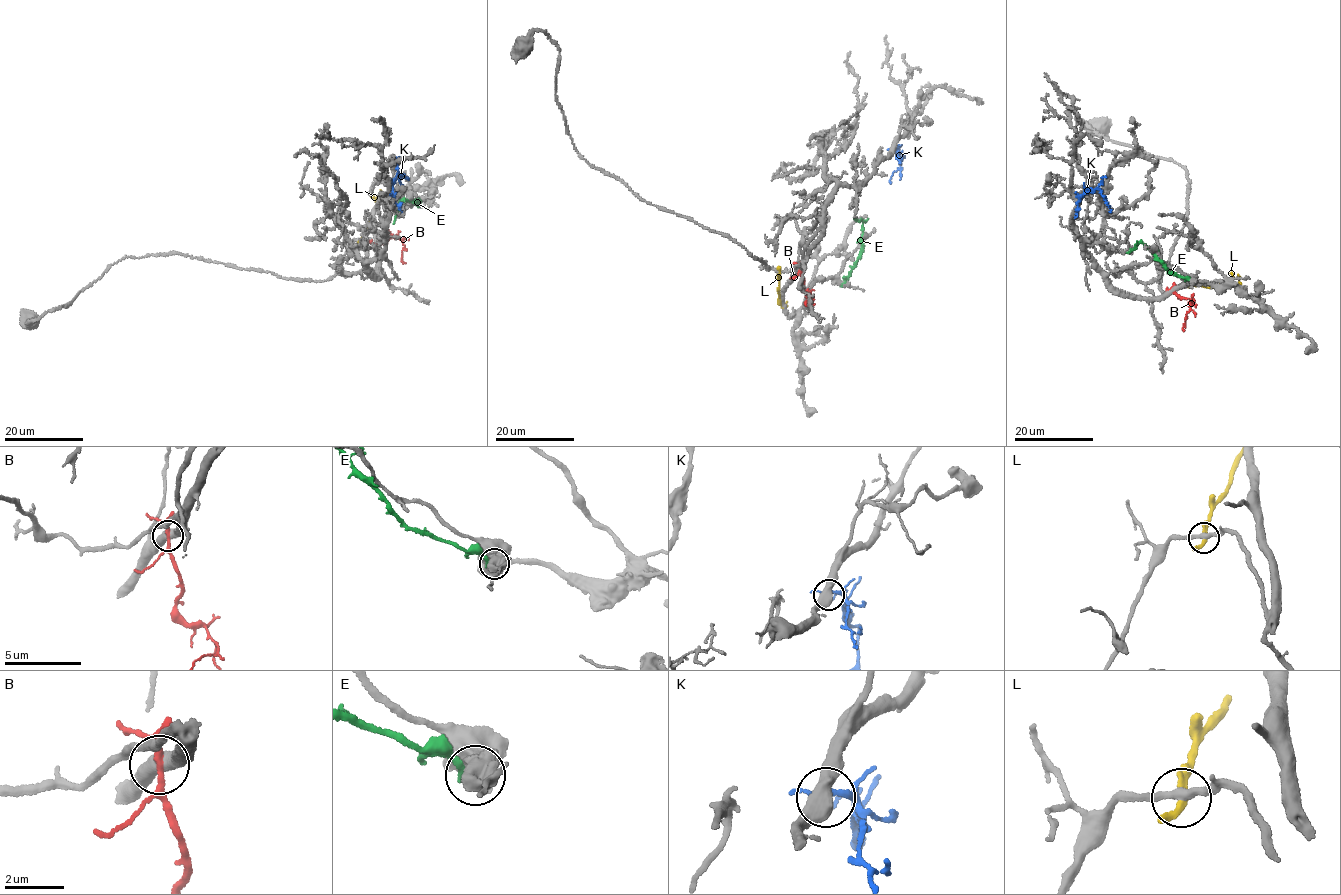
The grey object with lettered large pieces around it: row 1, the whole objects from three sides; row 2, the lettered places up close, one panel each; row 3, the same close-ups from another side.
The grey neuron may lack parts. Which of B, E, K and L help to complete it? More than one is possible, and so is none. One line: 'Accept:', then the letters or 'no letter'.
Accept: K

